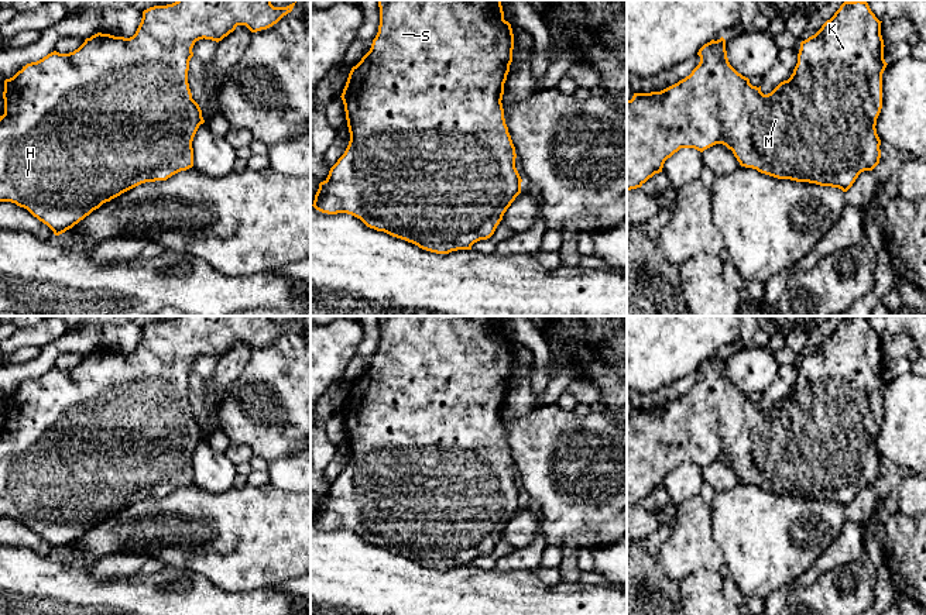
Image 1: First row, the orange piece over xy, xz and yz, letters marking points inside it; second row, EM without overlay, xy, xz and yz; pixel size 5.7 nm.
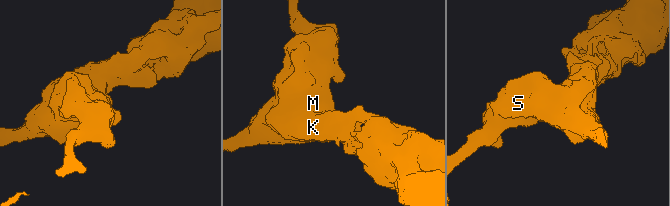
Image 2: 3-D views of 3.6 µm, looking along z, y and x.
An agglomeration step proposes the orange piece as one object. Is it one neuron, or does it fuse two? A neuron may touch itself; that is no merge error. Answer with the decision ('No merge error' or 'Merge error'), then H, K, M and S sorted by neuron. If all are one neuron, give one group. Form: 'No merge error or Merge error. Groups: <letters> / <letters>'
No merge error. Groups: H K M S

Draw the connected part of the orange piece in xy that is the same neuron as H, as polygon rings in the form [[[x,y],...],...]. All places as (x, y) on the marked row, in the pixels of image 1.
[[[176,0],[167,6],[154,6],[143,11],[141,23],[130,38],[97,32],[69,54],[56,51],[37,62],[27,63],[13,78],[4,80],[4,114],[0,116],[0,202],[11,202],[27,209],[47,224],[55,236],[72,229],[103,203],[145,182],[167,181],[172,175],[193,166],[192,141],[200,124],[205,123],[199,104],[192,99],[188,83],[192,48],[199,39],[222,41],[237,25],[246,25],[251,32],[267,30],[292,11],[295,3],[274,7],[271,0]]]

